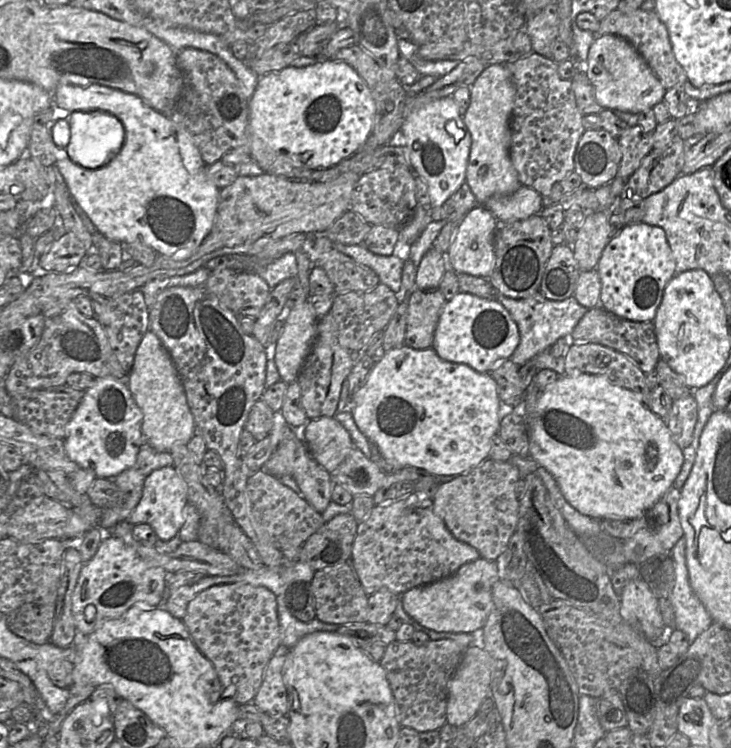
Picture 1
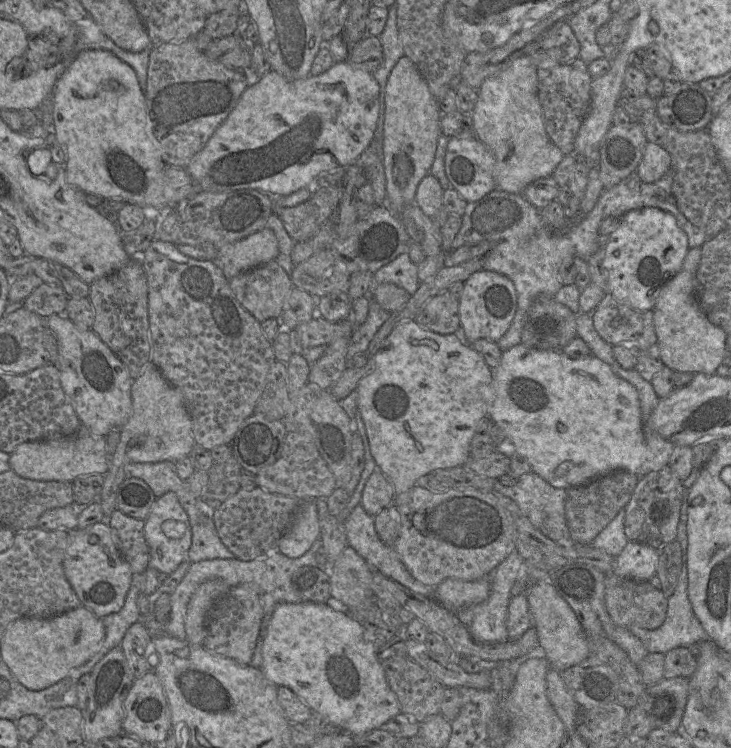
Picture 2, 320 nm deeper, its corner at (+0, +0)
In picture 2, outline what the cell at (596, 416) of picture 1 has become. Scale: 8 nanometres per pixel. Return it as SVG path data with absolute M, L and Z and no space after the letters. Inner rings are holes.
M520 343L502 352L499 365L493 370L493 402L488 417L497 424L515 446L516 452L521 454L531 465L532 472L539 475L555 488L576 487L592 479L617 470L626 470L639 475L640 468L646 453L643 418L640 408L640 399L636 389L624 379L618 377L609 365L594 355L583 358L569 358L558 349L528 347Z

